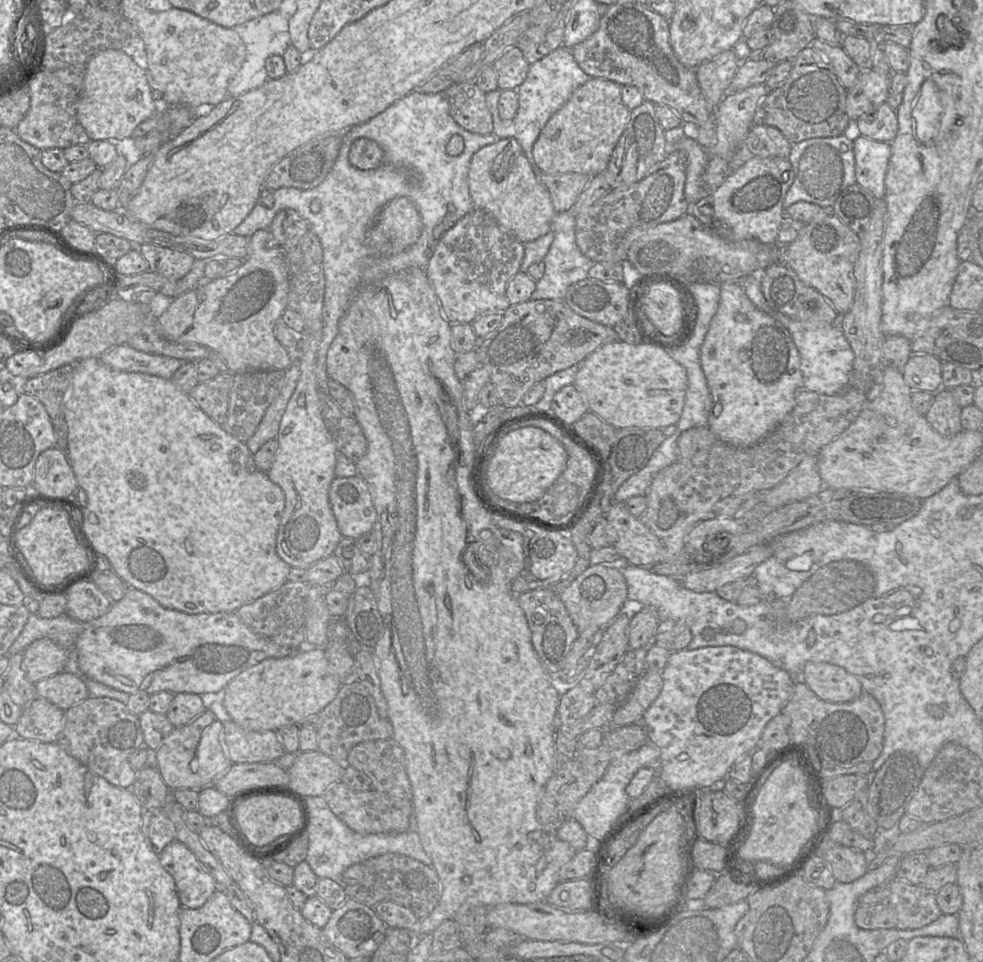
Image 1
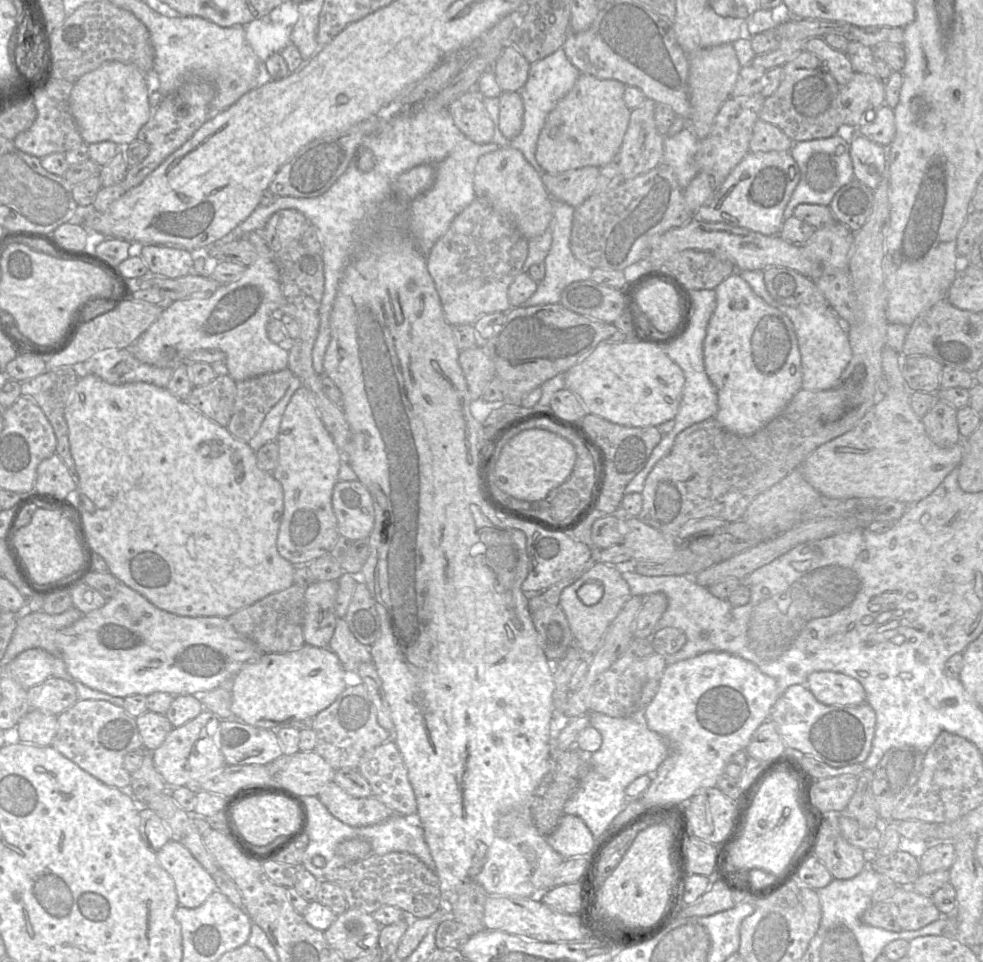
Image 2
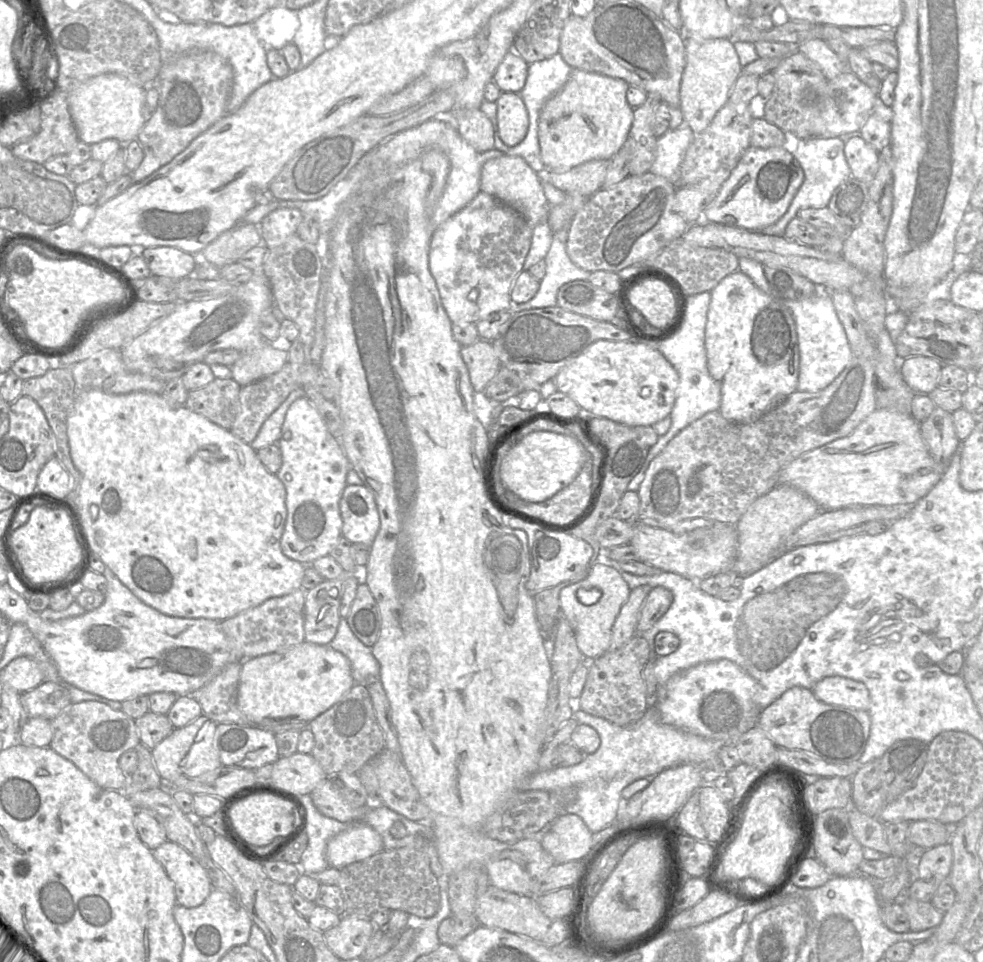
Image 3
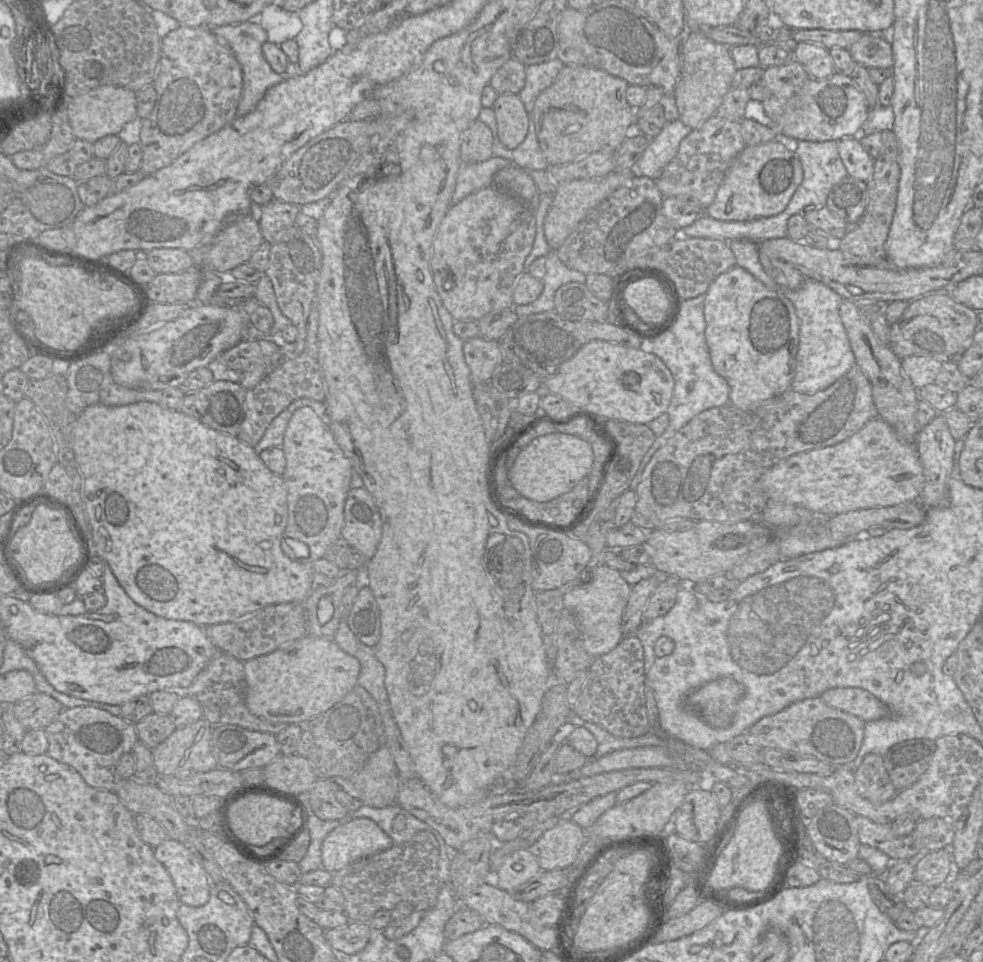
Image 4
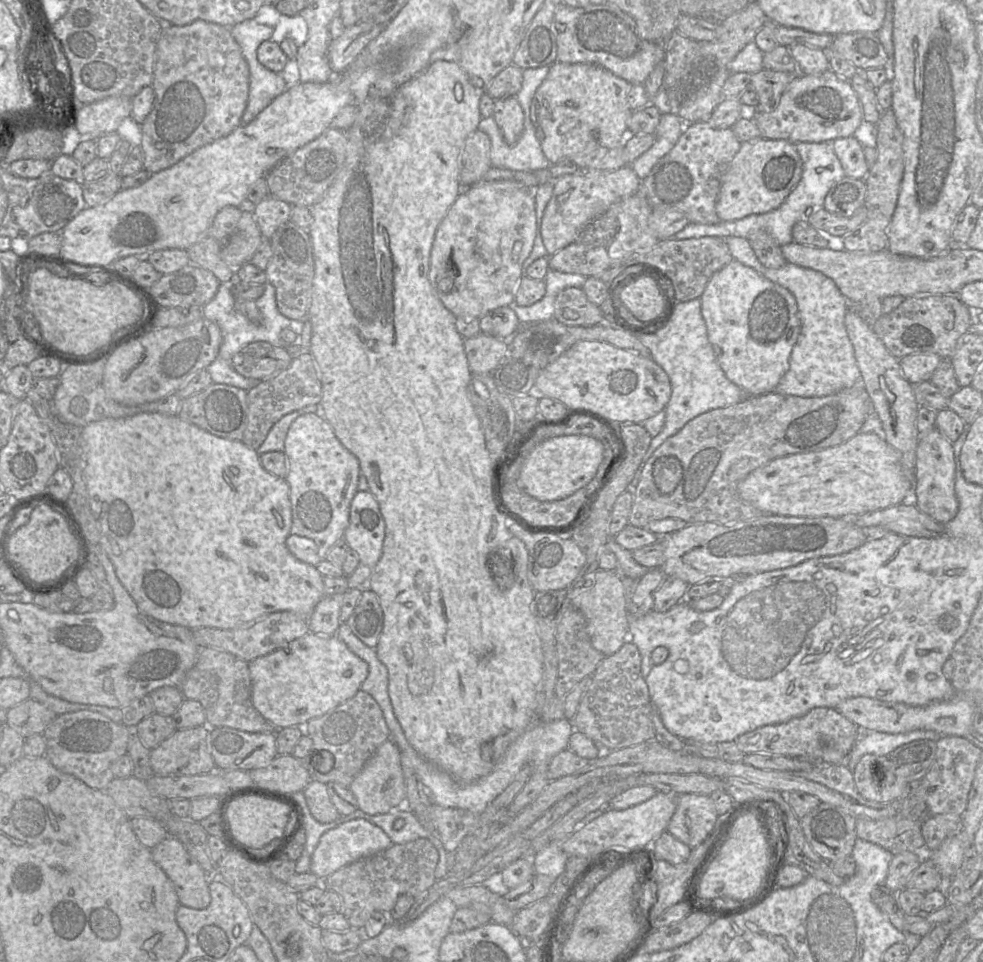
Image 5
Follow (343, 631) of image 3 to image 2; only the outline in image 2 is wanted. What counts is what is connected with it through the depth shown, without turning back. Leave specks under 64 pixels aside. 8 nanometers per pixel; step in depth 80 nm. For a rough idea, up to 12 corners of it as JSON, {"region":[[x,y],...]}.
{"region":[[338,617],[329,648],[346,671],[372,662],[361,644]]}

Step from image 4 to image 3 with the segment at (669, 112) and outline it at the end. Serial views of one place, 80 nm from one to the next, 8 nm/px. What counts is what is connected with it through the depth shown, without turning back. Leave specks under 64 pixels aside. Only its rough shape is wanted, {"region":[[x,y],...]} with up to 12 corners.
{"region":[[679,107],[657,139],[649,172],[678,189],[680,167],[694,139]]}

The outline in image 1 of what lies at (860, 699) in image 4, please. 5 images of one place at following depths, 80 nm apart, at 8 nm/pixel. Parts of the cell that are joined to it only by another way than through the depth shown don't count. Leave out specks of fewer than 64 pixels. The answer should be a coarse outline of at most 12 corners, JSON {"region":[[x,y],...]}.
{"region":[[827,662],[806,663],[802,681],[831,703],[864,691],[853,674]]}

